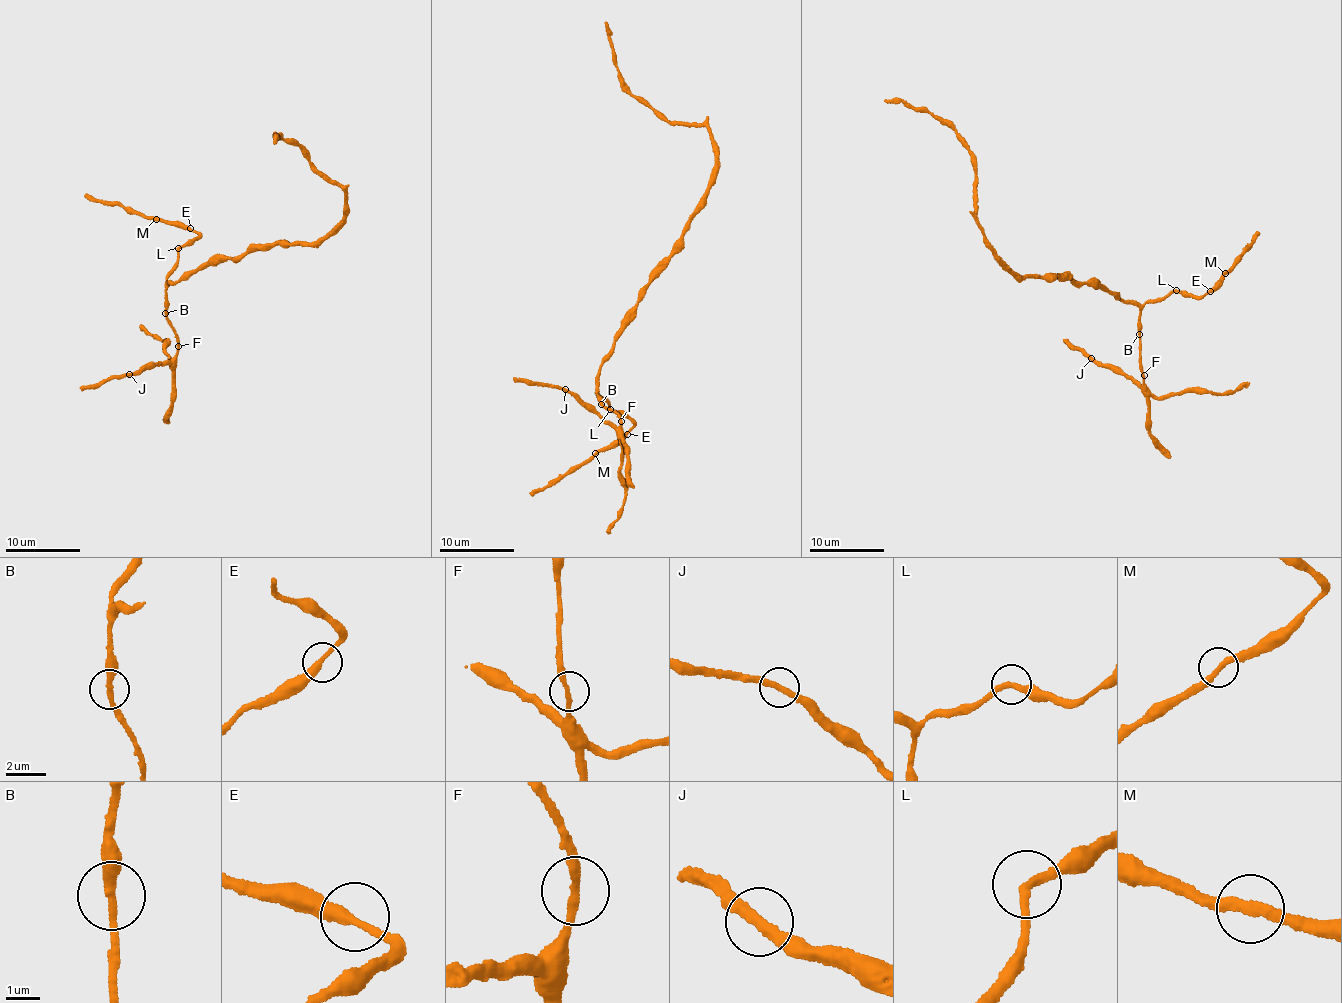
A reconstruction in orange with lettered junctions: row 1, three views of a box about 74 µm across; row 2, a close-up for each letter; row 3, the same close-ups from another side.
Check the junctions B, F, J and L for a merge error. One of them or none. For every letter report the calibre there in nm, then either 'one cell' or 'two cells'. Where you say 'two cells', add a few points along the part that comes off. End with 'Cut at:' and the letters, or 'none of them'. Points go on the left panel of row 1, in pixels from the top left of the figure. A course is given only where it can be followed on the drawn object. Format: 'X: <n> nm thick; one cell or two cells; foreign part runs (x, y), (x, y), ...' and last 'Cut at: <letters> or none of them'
B: 260 nm thick; one cell
F: 240 nm thick; one cell
J: 300 nm thick; one cell
L: 260 nm thick; one cell
Cut at: none of them

